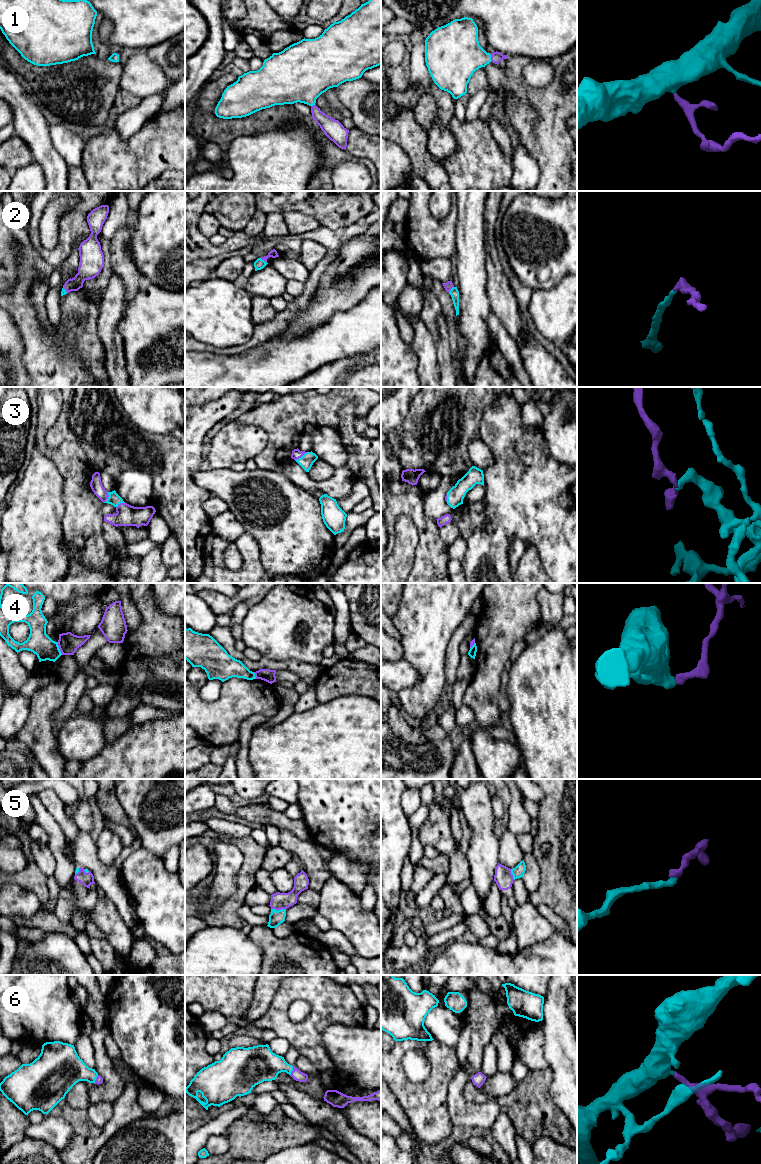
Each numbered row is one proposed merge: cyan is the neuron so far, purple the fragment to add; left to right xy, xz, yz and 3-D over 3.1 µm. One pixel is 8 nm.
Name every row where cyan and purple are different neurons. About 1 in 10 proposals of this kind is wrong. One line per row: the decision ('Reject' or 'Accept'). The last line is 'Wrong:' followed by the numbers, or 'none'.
1: Accept
2: Accept
3: Accept
4: Reject
5: Accept
6: Accept
Wrong: 4

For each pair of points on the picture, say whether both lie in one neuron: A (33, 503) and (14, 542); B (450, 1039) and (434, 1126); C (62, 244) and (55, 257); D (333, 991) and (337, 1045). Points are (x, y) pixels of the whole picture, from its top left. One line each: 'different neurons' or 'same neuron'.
A: same neuron
B: different neurons
C: same neuron
D: different neurons

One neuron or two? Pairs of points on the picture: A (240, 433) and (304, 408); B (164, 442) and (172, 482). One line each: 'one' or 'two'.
A: two
B: one

